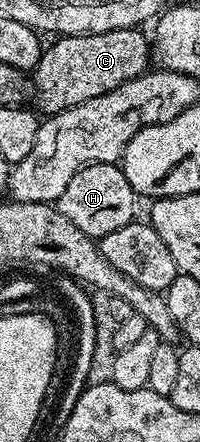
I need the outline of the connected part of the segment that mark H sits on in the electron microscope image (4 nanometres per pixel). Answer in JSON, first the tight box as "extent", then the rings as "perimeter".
{"extent":[55,163,138,239],"perimeter":[[[91,163],[80,169],[71,183],[67,183],[55,206],[89,237],[100,239],[111,235],[111,231],[119,231],[119,227],[127,227],[135,220],[136,213],[133,212],[137,209],[137,201],[138,194],[134,193],[131,183],[127,183],[127,175],[120,164]]]}

